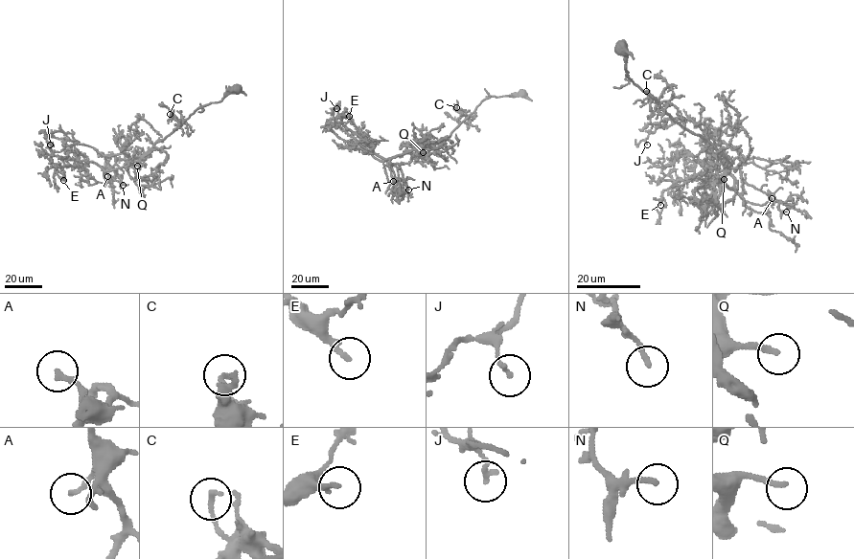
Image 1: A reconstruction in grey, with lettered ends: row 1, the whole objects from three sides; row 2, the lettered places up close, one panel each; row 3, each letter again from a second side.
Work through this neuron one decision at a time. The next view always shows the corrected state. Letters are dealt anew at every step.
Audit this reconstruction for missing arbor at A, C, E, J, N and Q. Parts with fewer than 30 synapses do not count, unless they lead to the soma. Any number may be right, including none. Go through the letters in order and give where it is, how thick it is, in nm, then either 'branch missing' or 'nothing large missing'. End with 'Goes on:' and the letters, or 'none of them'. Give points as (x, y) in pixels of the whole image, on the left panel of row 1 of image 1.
A: (107, 176) | 180 nm | nothing large missing
C: (170, 114) | 190 nm | nothing large missing
E: (63, 180) | 200 nm | nothing large missing
J: (50, 145) | 150 nm | nothing large missing
N: (123, 185) | 170 nm | branch missing
Q: (137, 166) | 190 nm | branch missing
Goes on: N, Q

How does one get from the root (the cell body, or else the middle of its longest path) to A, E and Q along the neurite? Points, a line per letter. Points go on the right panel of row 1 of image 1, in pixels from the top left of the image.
A: (619, 48), (626, 55), (626, 75), (730, 164), (720, 182), (754, 204), (772, 198)
E: (619, 48), (626, 75), (730, 164), (719, 181), (732, 188), (728, 173), (713, 186), (678, 180), (660, 205)
Q: (619, 48), (626, 55), (626, 75), (676, 121), (705, 139), (730, 164), (724, 179)

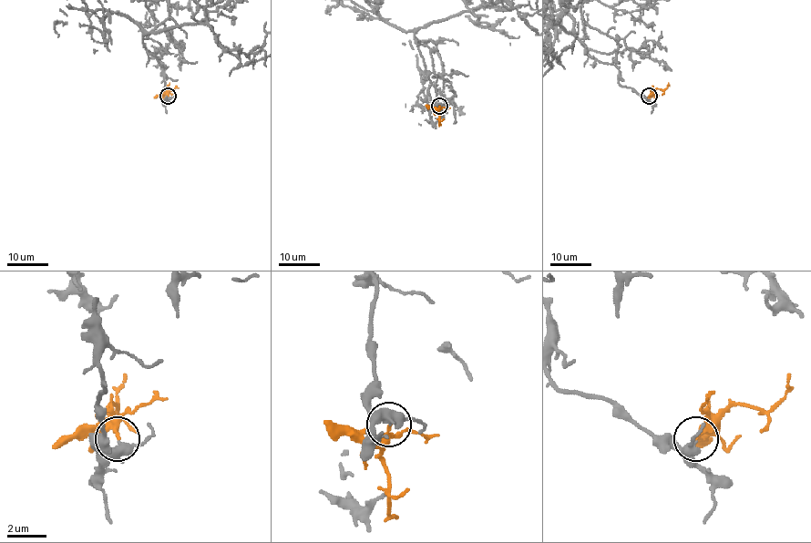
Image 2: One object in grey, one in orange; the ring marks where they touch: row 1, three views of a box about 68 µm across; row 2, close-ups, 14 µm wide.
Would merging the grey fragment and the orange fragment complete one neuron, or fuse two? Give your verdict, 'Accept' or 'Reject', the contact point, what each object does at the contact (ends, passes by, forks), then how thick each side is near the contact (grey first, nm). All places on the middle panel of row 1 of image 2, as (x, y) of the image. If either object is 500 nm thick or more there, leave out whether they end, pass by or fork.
Reject. Place: (439, 106). At the ring grey passes by. At the ring orange ends. Thickness 400 nm (grey) against 240 nm

